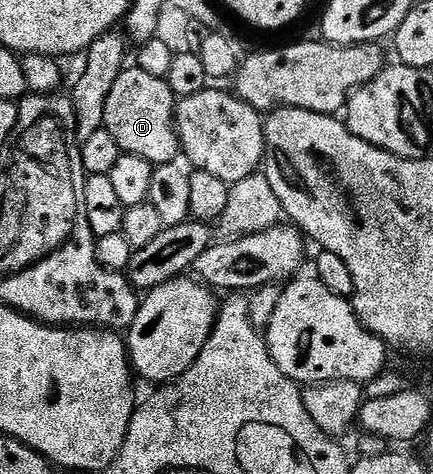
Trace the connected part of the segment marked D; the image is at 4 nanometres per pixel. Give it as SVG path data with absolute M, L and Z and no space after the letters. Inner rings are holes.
M130 65L120 73L120 77L116 77L116 85L112 85L112 93L108 93L108 105L104 105L104 130L116 137L116 145L120 145L120 149L127 155L144 157L155 165L171 163L180 155L178 128L174 125L175 110L176 97L165 79L152 77L152 73L144 73L144 69Z

